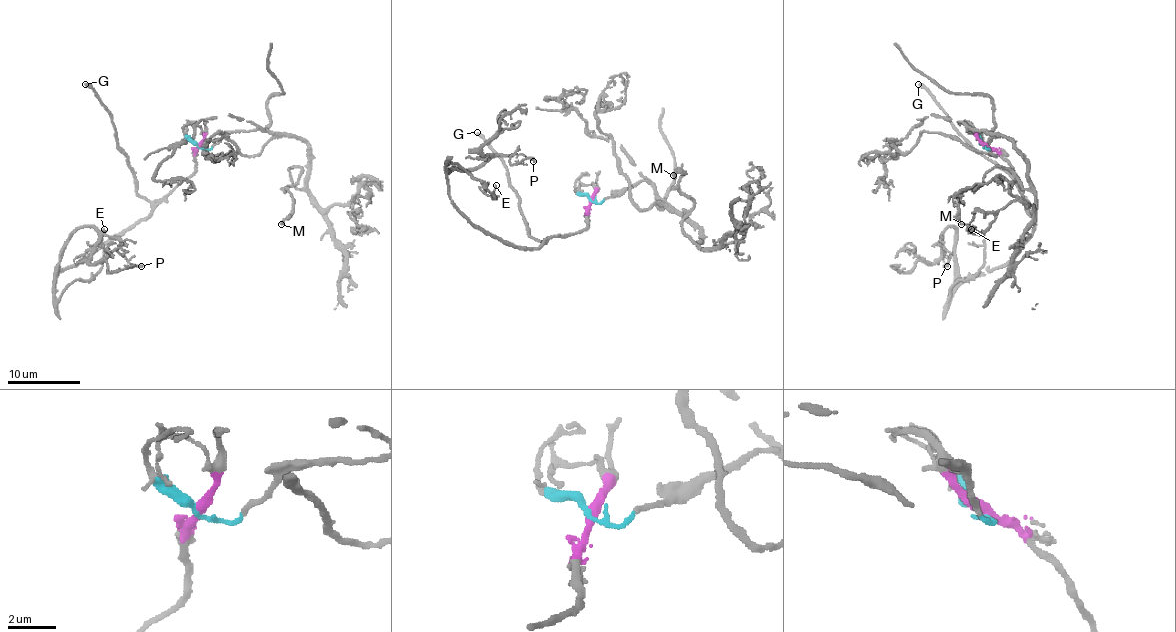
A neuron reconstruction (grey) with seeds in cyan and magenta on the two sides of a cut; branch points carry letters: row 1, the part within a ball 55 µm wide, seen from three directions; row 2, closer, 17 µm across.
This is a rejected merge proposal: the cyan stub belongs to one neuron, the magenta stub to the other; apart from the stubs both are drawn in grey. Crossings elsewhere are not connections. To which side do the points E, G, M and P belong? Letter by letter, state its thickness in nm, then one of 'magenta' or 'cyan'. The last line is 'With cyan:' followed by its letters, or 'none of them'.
E: 160 nm thick; magenta
G: 360 nm thick; magenta
M: 260 nm thick; cyan
P: 220 nm thick; magenta
With cyan: M

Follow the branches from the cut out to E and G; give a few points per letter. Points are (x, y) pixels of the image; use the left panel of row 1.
E: (198, 146), (195, 171), (145, 217), (56, 276), (58, 299), (103, 263), (103, 230)
G: (198, 146), (195, 171), (160, 199), (145, 201), (136, 192), (136, 177), (118, 144), (112, 117), (85, 84)

